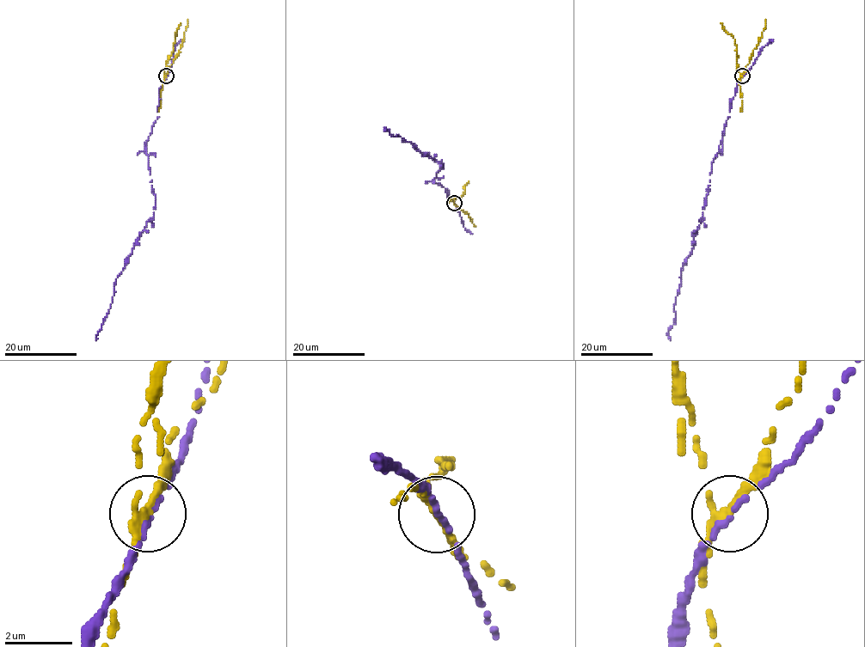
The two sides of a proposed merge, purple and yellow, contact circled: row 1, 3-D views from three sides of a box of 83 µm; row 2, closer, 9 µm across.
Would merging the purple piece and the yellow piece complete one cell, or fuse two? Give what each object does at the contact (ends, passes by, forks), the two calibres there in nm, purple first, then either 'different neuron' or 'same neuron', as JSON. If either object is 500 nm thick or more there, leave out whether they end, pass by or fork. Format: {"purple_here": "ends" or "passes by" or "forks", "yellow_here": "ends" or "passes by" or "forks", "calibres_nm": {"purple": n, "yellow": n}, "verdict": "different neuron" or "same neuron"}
{"purple_here": "passes by", "yellow_here": "passes by", "calibres_nm": {"purple": 160, "yellow": 240}, "verdict": "different neuron"}

